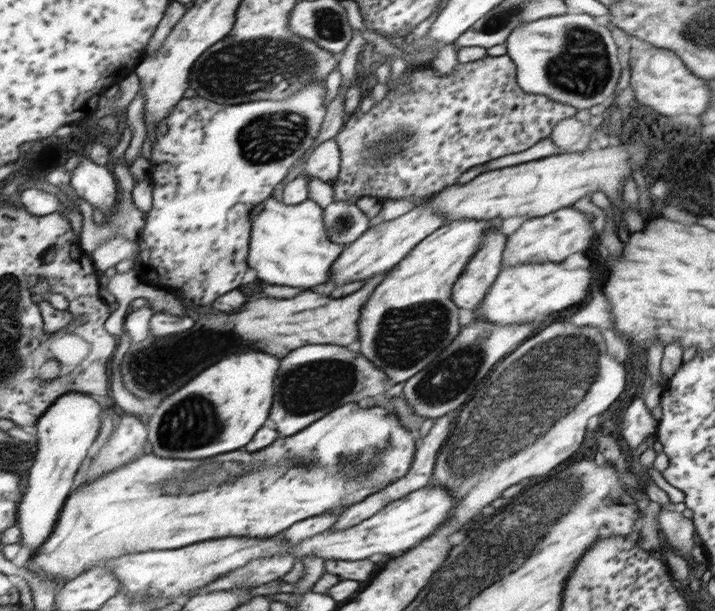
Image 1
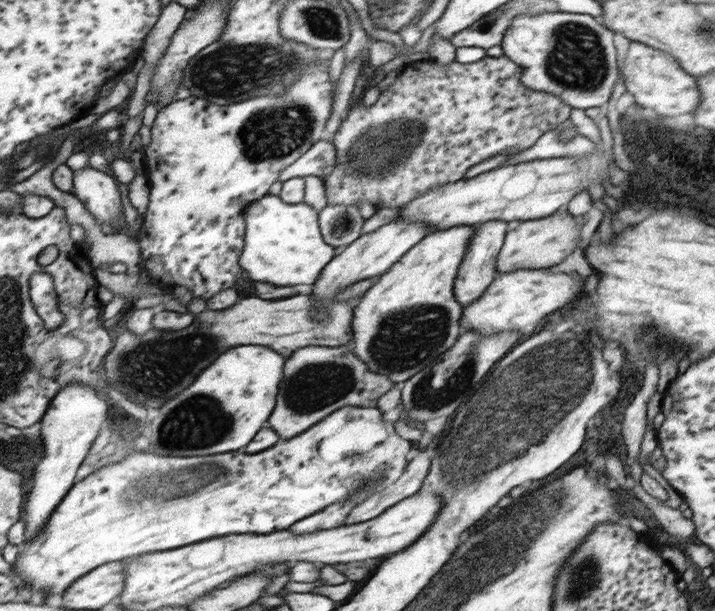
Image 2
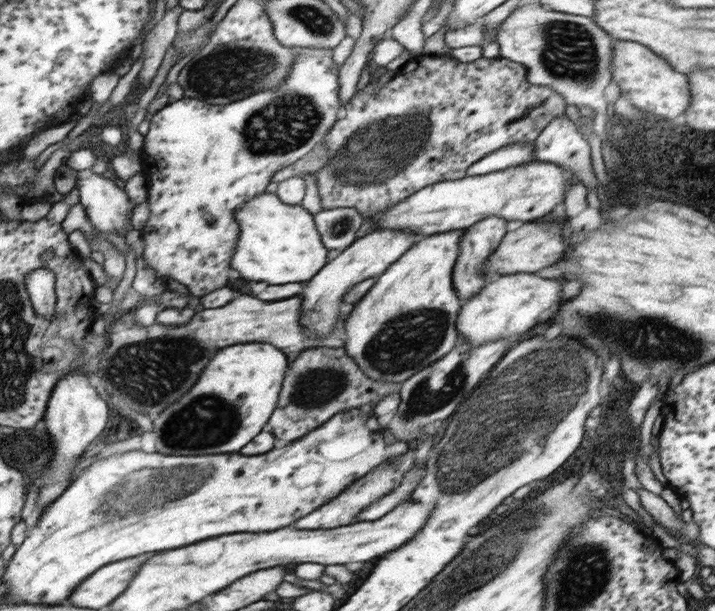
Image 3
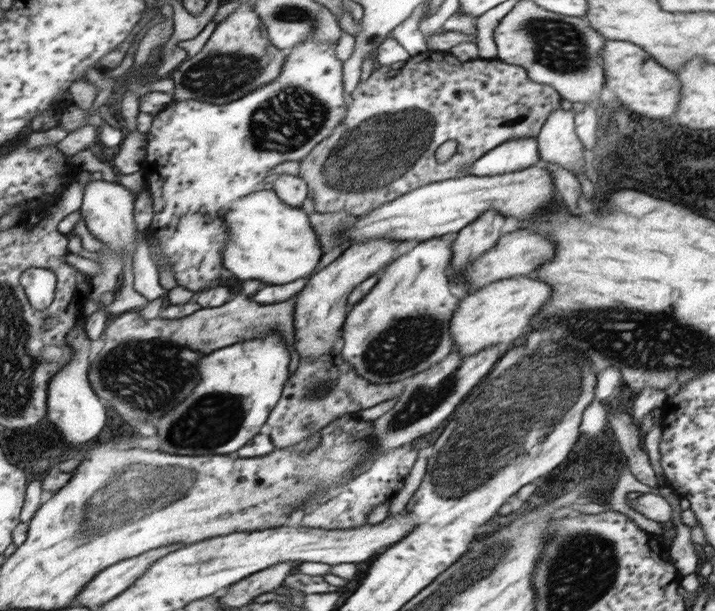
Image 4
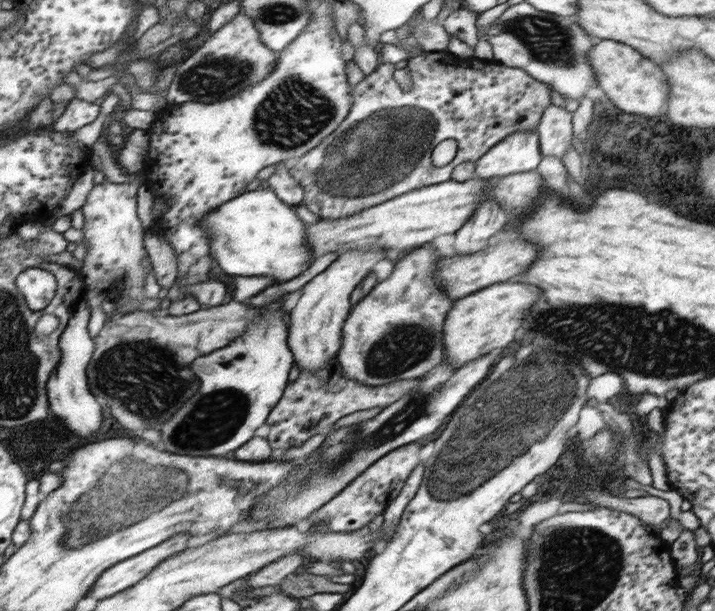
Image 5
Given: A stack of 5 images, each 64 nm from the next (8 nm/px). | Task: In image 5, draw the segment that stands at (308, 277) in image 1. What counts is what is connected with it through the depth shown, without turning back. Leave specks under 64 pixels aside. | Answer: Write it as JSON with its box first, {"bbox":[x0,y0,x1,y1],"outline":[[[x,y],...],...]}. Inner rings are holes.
{"bbox":[198,185,314,284],"outline":[[[262,185],[223,202],[198,226],[209,229],[213,259],[225,274],[271,276],[275,284],[282,283],[299,276],[314,260],[303,231],[305,223],[293,210],[294,206],[281,202],[272,189]]]}

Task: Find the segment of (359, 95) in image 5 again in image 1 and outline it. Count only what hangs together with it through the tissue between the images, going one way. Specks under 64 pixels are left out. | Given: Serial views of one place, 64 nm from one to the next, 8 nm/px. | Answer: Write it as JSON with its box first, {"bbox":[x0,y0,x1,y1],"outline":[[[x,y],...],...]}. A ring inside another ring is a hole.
{"bbox":[331,54,576,202],"outline":[[[507,54],[491,57],[485,55],[483,58],[473,62],[457,63],[455,68],[449,72],[449,74],[438,74],[436,70],[430,68],[411,68],[412,72],[408,77],[408,86],[410,87],[405,94],[399,94],[399,90],[389,90],[385,94],[384,98],[379,102],[373,103],[373,106],[366,112],[356,112],[345,118],[339,132],[332,138],[337,143],[339,149],[339,172],[337,176],[331,180],[331,189],[333,189],[333,202],[350,200],[351,196],[360,198],[362,196],[368,196],[375,198],[378,202],[384,202],[385,200],[403,200],[409,199],[411,196],[423,197],[429,196],[429,194],[437,193],[445,186],[451,186],[454,184],[455,179],[459,175],[473,166],[483,164],[488,160],[499,158],[507,154],[515,154],[527,150],[530,146],[533,146],[537,140],[545,138],[553,129],[553,126],[559,122],[559,120],[565,119],[565,117],[573,117],[576,112],[576,107],[561,104],[561,102],[555,102],[551,98],[547,98],[542,95],[534,93],[528,93],[520,90],[519,84],[516,82],[516,64],[508,57]]]}

